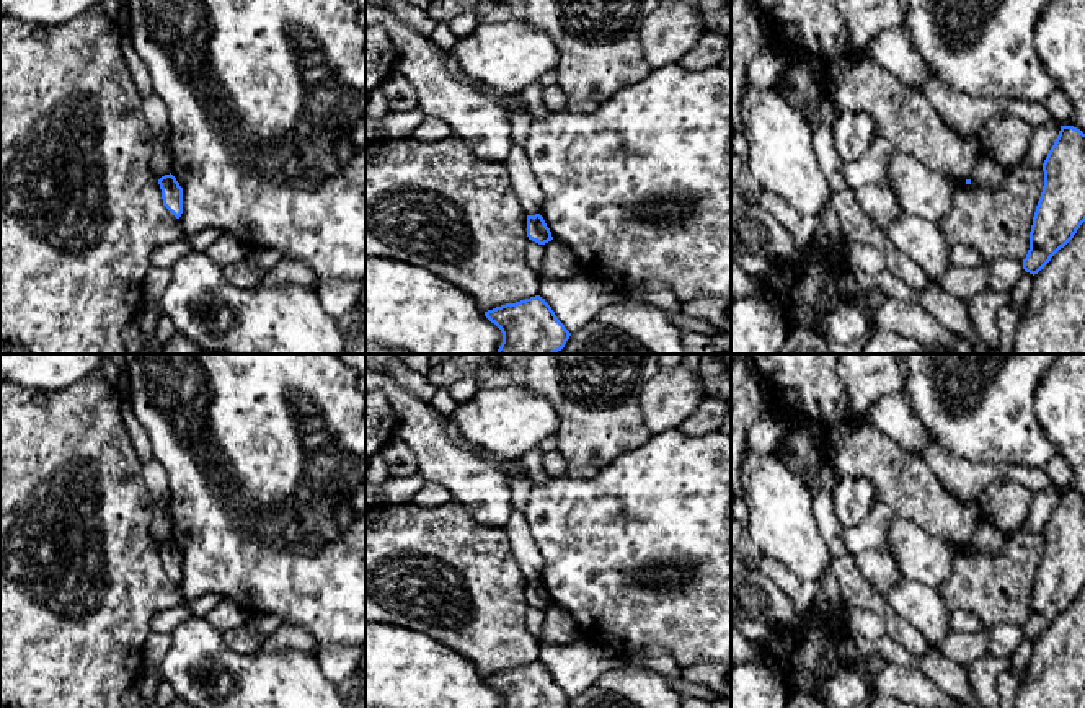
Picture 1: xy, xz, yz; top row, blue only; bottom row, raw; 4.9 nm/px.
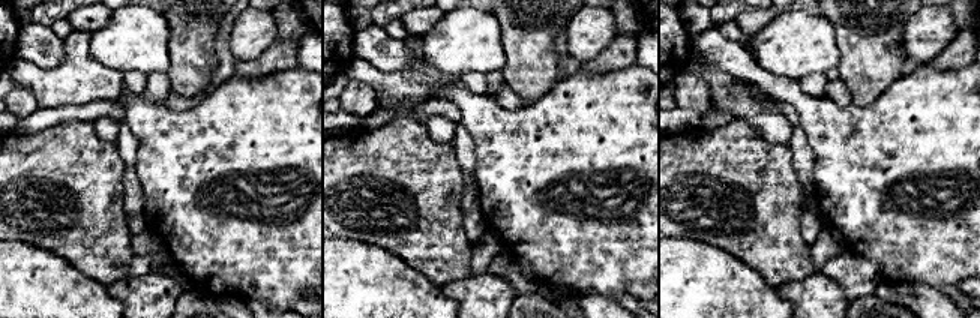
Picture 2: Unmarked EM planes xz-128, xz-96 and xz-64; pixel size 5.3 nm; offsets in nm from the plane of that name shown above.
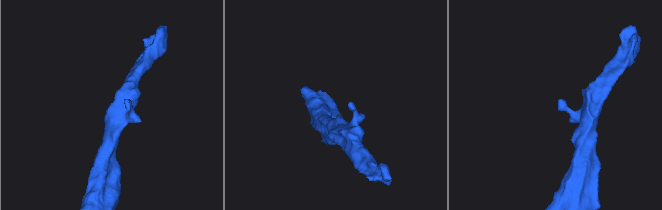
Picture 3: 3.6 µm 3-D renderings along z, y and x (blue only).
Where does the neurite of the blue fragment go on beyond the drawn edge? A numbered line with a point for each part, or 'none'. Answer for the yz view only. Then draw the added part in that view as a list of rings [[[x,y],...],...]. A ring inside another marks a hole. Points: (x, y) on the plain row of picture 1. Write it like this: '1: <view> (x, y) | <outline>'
none

